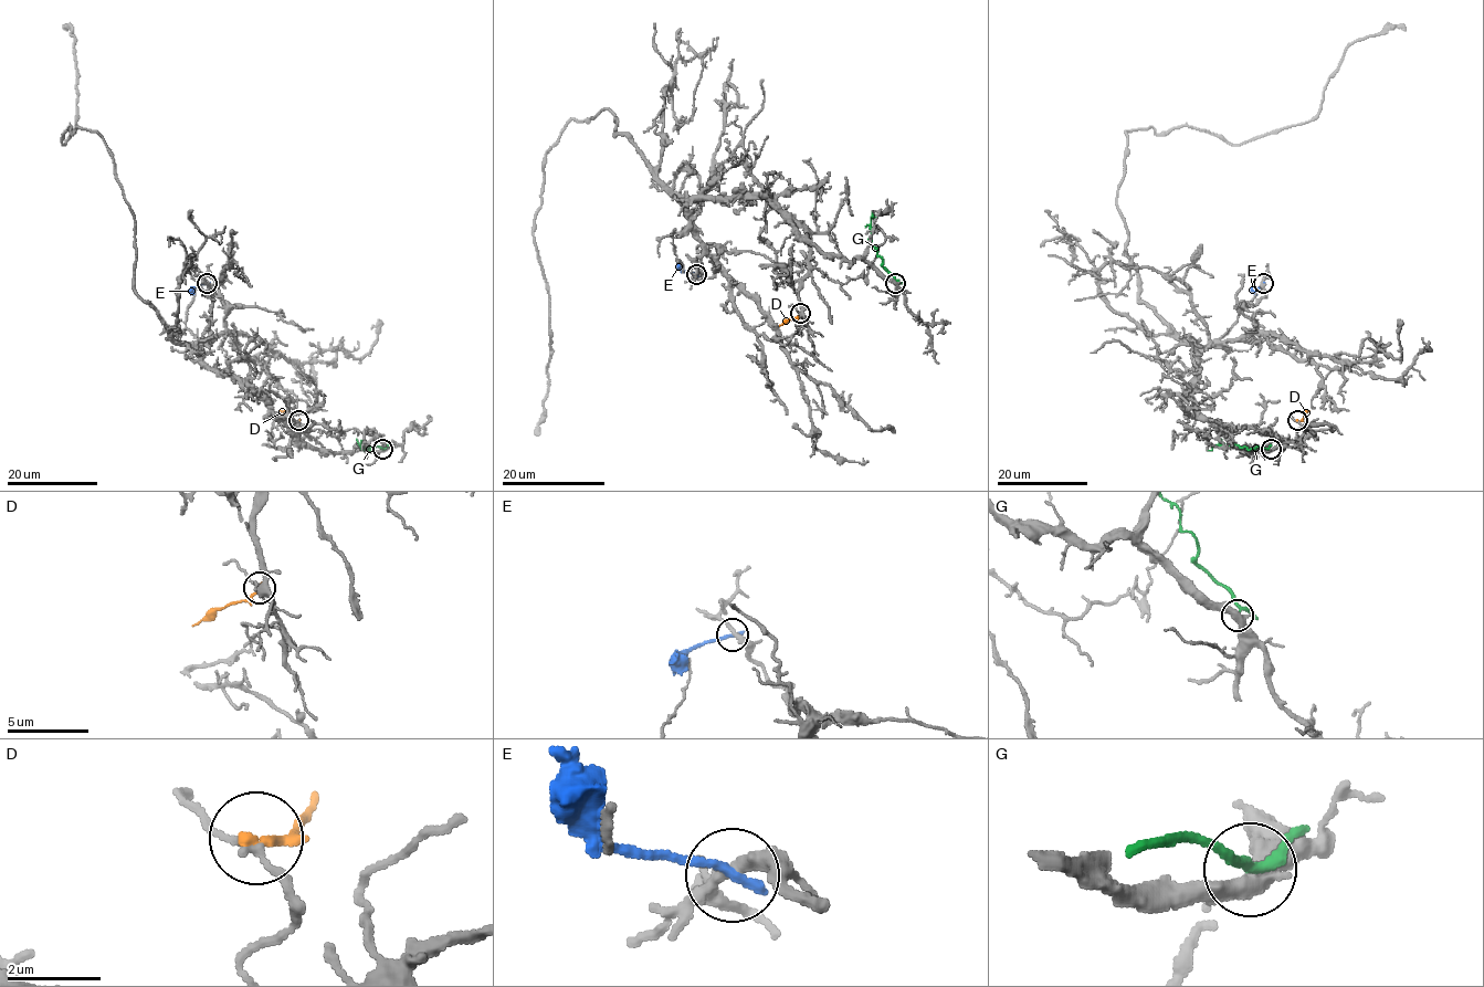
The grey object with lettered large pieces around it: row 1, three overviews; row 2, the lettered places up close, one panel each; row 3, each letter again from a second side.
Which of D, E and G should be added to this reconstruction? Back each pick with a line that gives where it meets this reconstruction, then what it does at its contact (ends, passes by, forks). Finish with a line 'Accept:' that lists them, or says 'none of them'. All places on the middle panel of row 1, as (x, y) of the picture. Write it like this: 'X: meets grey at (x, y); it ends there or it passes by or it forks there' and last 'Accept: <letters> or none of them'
Accept: none of them

